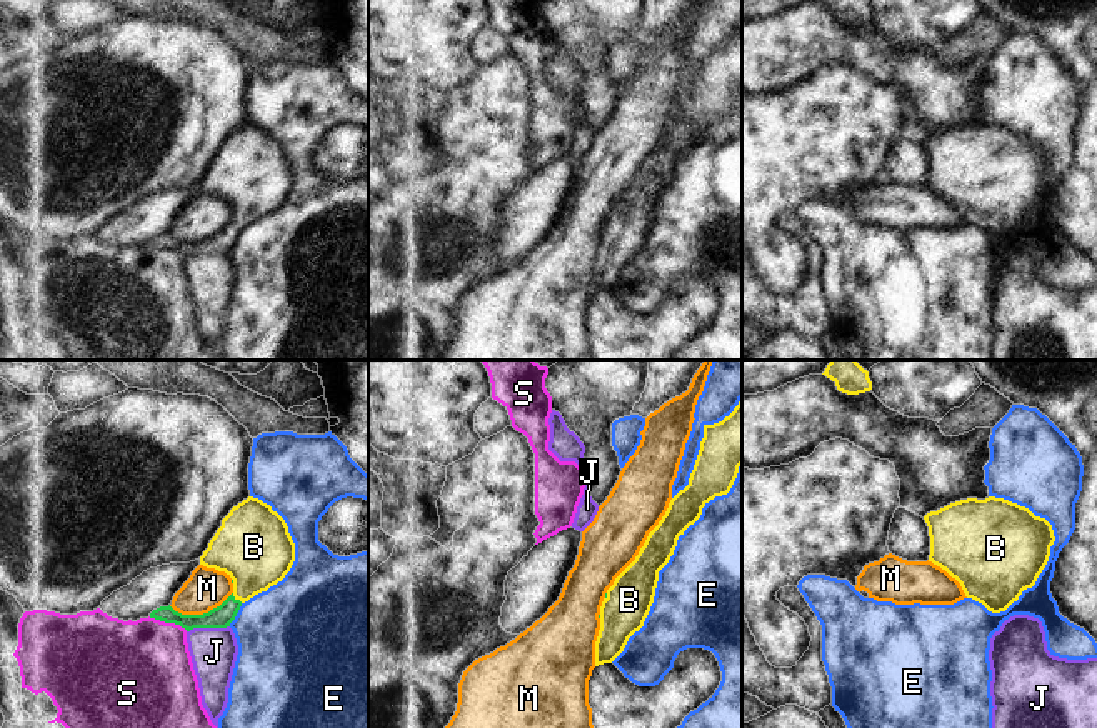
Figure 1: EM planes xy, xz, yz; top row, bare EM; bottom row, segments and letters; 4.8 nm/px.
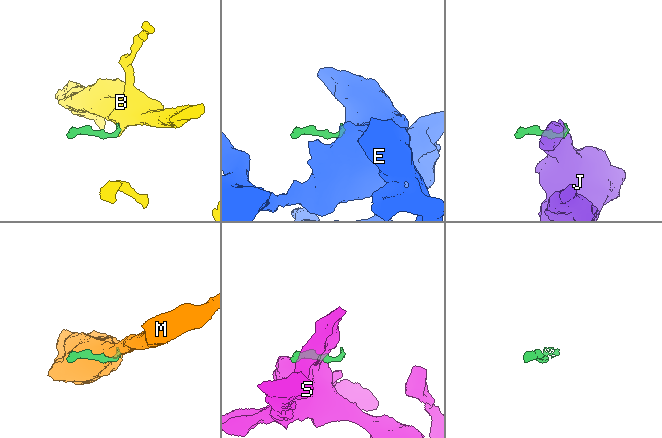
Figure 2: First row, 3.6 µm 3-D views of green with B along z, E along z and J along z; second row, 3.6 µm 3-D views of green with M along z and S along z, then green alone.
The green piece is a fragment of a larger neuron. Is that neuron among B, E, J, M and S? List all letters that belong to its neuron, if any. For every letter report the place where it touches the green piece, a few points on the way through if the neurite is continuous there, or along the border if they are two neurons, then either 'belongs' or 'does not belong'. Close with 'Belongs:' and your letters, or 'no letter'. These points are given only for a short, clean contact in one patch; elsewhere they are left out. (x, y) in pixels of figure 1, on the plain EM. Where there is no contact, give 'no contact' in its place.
B: meets green in xy at (237, 227); runs through xy (220, 244), (237, 227), (250, 204), (257, 180); belongs
E: meets green in xy at (235, 242); border along xy (242, 230), (229, 252); does not belong
J: meets green in xy at (207, 254); border along xy (229, 252), (194, 254), (187, 259); does not belong
M: meets green in xy at (200, 242); border along xy (232, 219), (219, 232), (202, 240), (179, 240), (169, 232); does not belong
S: meets green in xy at (169, 249); does not belong
Belongs: B

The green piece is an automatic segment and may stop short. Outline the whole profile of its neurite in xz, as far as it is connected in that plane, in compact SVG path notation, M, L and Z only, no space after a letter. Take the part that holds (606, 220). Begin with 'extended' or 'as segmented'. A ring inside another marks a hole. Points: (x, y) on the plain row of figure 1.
extended | M742 25L722 48L704 52L704 65L689 112L669 130L635 187L615 205L600 233L595 293L612 290L629 265L644 253L654 230L659 198L669 190L677 167L702 135L727 122L742 92Z

